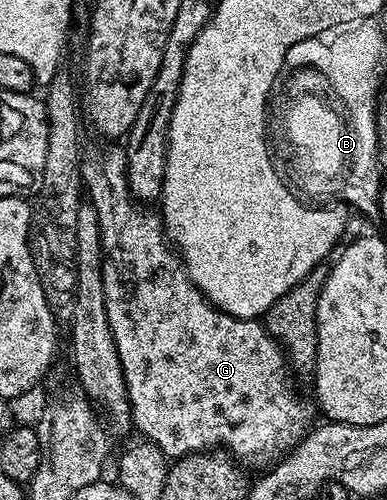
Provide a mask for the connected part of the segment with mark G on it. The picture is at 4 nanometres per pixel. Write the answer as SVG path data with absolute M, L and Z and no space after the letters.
M103 144L107 146L91 146L82 151L81 161L79 164L79 173L83 176L83 185L86 193L91 193L90 201L93 203L95 210L99 213L99 227L101 228L101 244L103 245L103 279L105 280L105 312L109 316L109 328L113 332L113 340L117 344L117 356L121 356L121 372L125 376L125 388L127 389L127 395L129 396L129 404L131 405L131 425L137 431L140 430L143 433L142 437L146 441L156 445L157 448L164 453L164 456L168 460L178 460L180 458L186 458L188 454L196 452L211 452L216 448L222 448L226 453L230 454L236 462L242 464L244 467L252 468L251 466L263 466L259 468L270 468L275 465L281 458L284 457L288 452L295 449L296 446L302 442L303 437L308 434L308 431L312 429L313 421L311 422L311 406L307 402L302 402L299 399L299 394L295 391L296 379L293 377L292 371L289 369L287 364L287 356L283 353L282 346L278 342L274 342L271 339L270 332L267 331L267 327L263 325L262 321L253 318L234 318L229 316L223 310L218 310L216 306L207 300L207 297L201 293L200 290L194 286L191 282L191 277L188 276L186 270L183 269L183 260L179 257L174 245L169 241L165 227L163 225L162 217L158 213L155 214L154 209L148 208L142 202L136 202L131 196L130 190L127 188L127 152L122 145L119 144Z

